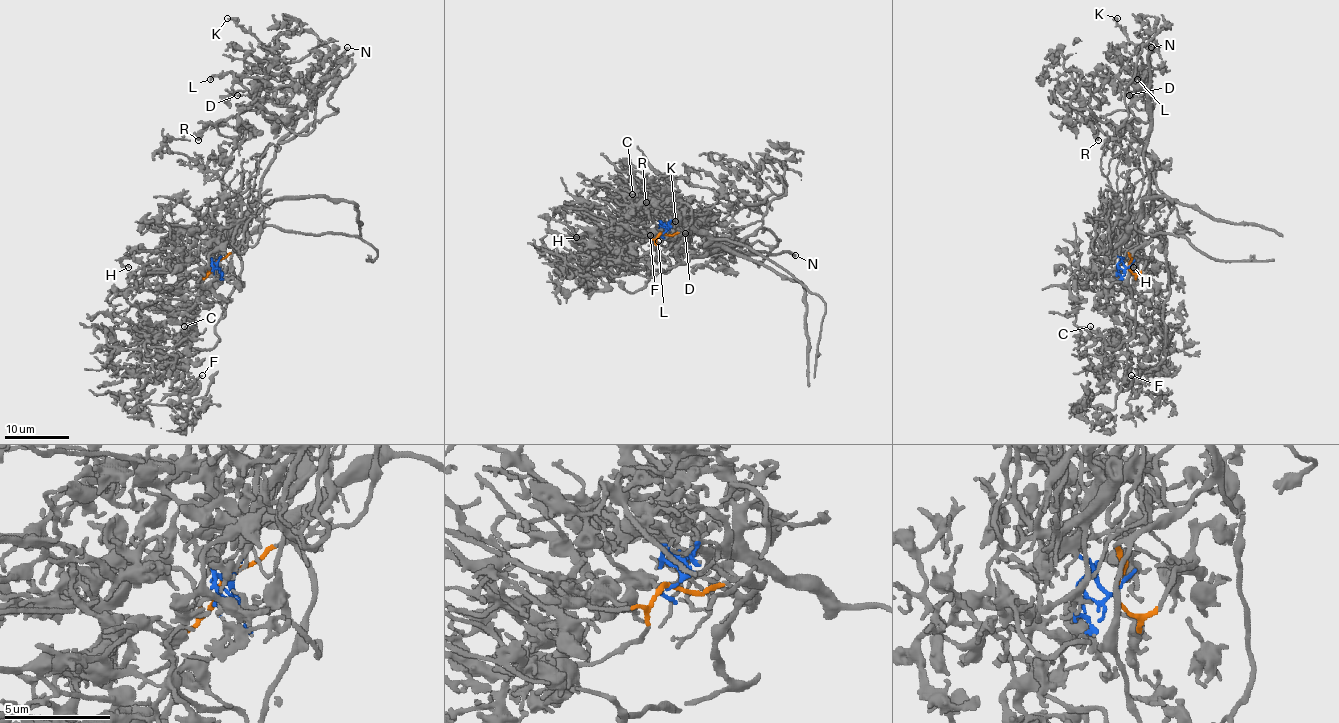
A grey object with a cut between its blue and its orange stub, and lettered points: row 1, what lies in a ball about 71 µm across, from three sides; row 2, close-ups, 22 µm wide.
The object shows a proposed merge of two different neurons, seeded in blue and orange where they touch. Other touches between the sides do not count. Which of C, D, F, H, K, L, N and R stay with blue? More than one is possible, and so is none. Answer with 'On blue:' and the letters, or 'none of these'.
On blue: none of these

